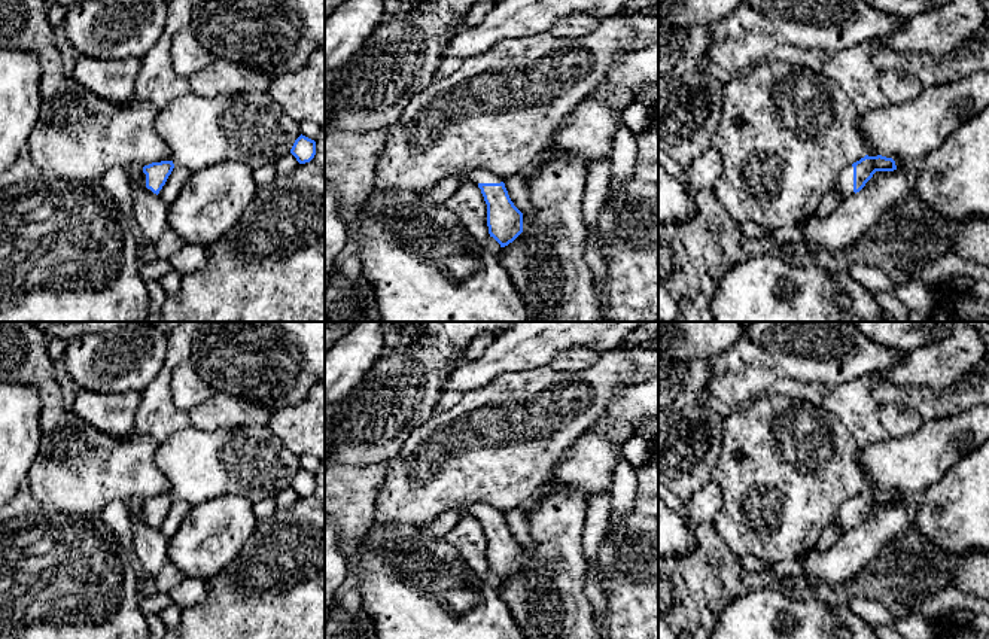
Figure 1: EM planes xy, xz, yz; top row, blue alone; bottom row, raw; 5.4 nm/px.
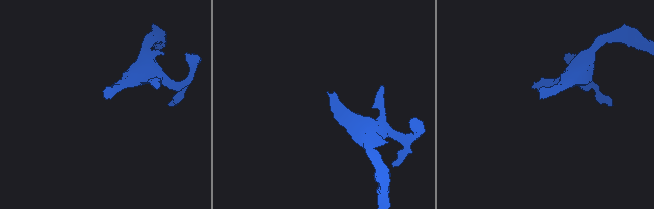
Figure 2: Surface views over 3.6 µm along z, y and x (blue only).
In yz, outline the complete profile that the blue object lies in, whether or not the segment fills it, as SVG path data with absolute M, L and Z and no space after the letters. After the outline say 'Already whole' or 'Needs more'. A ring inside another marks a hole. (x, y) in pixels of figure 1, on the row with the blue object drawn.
M865 155L859 161L848 165L839 177L836 192L845 200L859 192L865 183L873 177L876 171L894 171L897 170L895 161L882 155Z. Needs more

